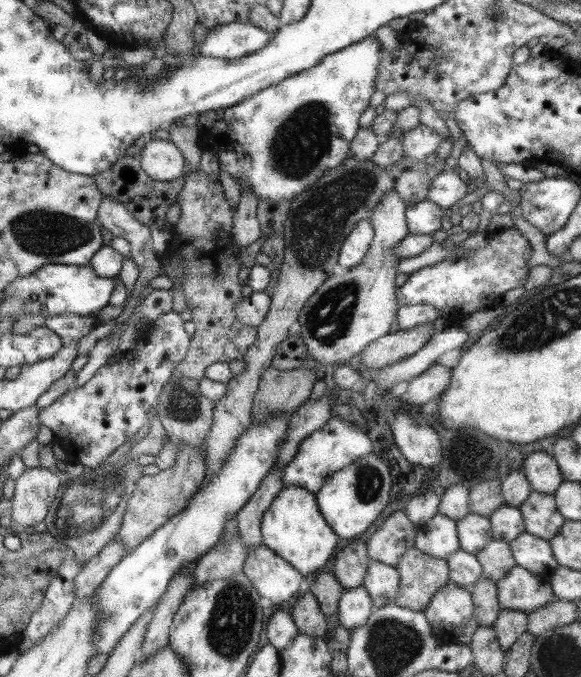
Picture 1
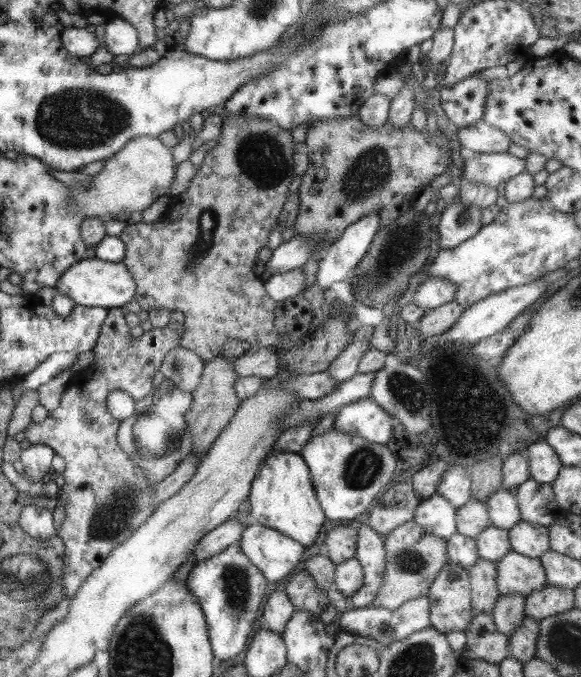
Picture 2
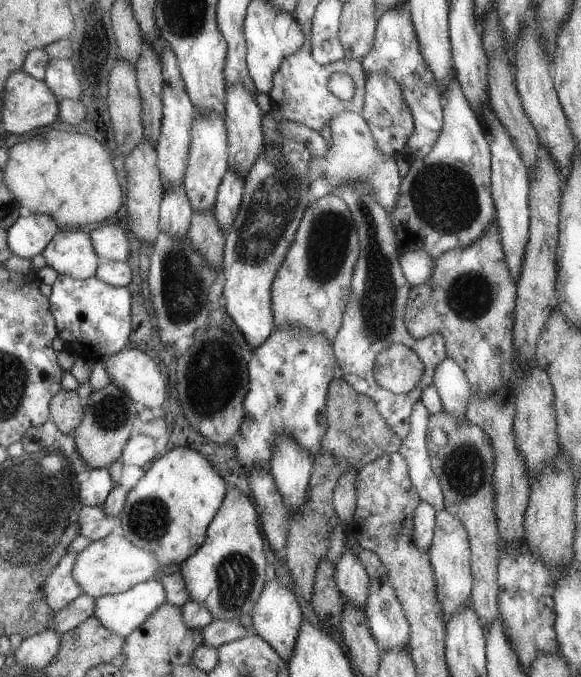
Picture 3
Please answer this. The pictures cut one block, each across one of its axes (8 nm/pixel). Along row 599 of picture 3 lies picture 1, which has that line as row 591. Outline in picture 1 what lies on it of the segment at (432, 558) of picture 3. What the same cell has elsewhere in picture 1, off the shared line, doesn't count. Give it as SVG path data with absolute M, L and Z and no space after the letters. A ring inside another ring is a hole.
M451 580L433 594L423 614L441 646L471 644L471 638L479 628L479 622L473 618L469 588L459 588Z

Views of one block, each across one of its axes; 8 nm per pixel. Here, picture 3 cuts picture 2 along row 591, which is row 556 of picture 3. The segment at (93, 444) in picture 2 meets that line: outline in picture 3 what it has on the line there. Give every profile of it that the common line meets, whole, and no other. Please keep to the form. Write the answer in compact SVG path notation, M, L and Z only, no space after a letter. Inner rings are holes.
M67 552L45 582L45 594L47 594L45 600L55 614L59 610L67 608L67 604L71 604L71 600L77 600L83 594L79 582L73 578L73 568L75 568L77 556L79 556L77 552Z

